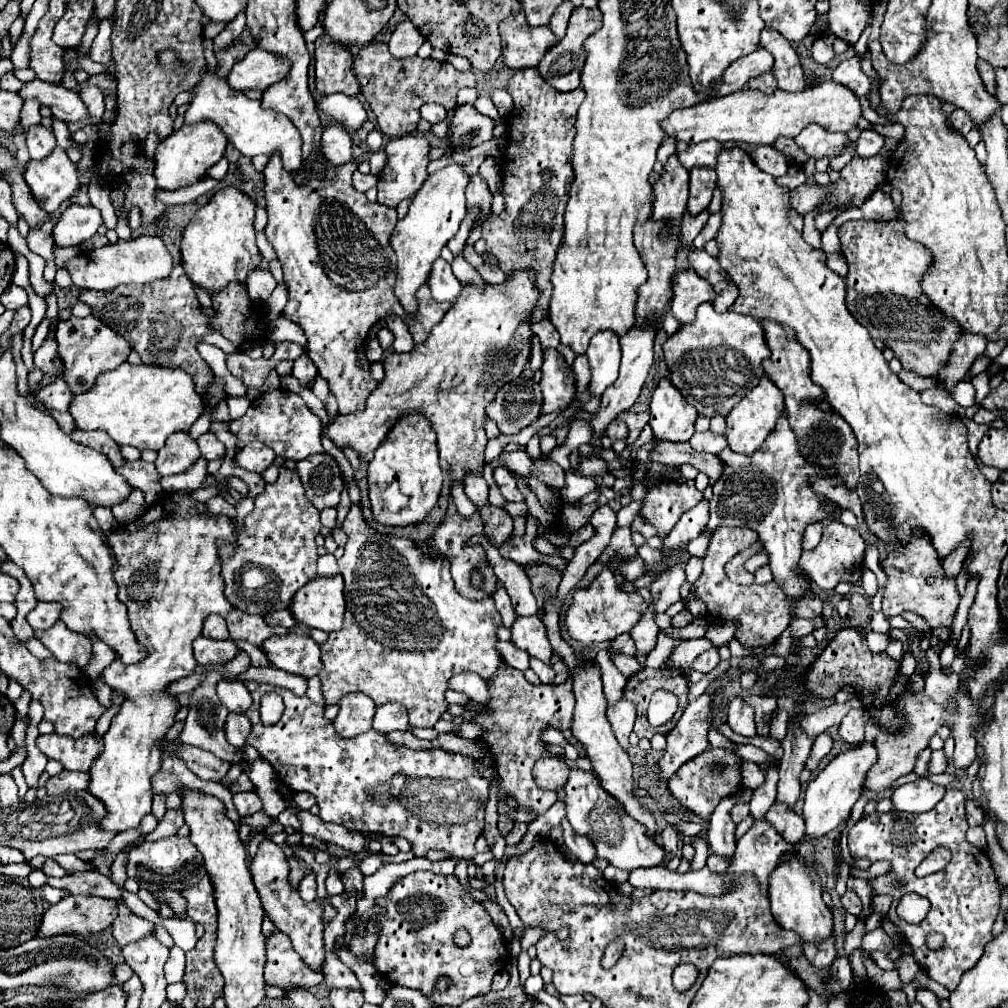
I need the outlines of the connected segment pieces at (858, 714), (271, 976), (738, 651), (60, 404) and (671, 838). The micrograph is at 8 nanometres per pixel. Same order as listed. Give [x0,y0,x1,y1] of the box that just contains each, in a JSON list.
[[839,710,865,746],[265,934,323,988],[729,638,763,658],[35,354,73,412],[661,826,679,862]]

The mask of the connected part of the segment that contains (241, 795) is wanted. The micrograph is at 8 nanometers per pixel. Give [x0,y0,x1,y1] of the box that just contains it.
[233,792,261,816]

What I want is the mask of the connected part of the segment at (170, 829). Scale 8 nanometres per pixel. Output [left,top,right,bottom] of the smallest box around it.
[145,808,183,840]

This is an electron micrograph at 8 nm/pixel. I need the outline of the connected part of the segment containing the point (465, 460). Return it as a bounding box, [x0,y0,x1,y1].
[325,272,539,478]

